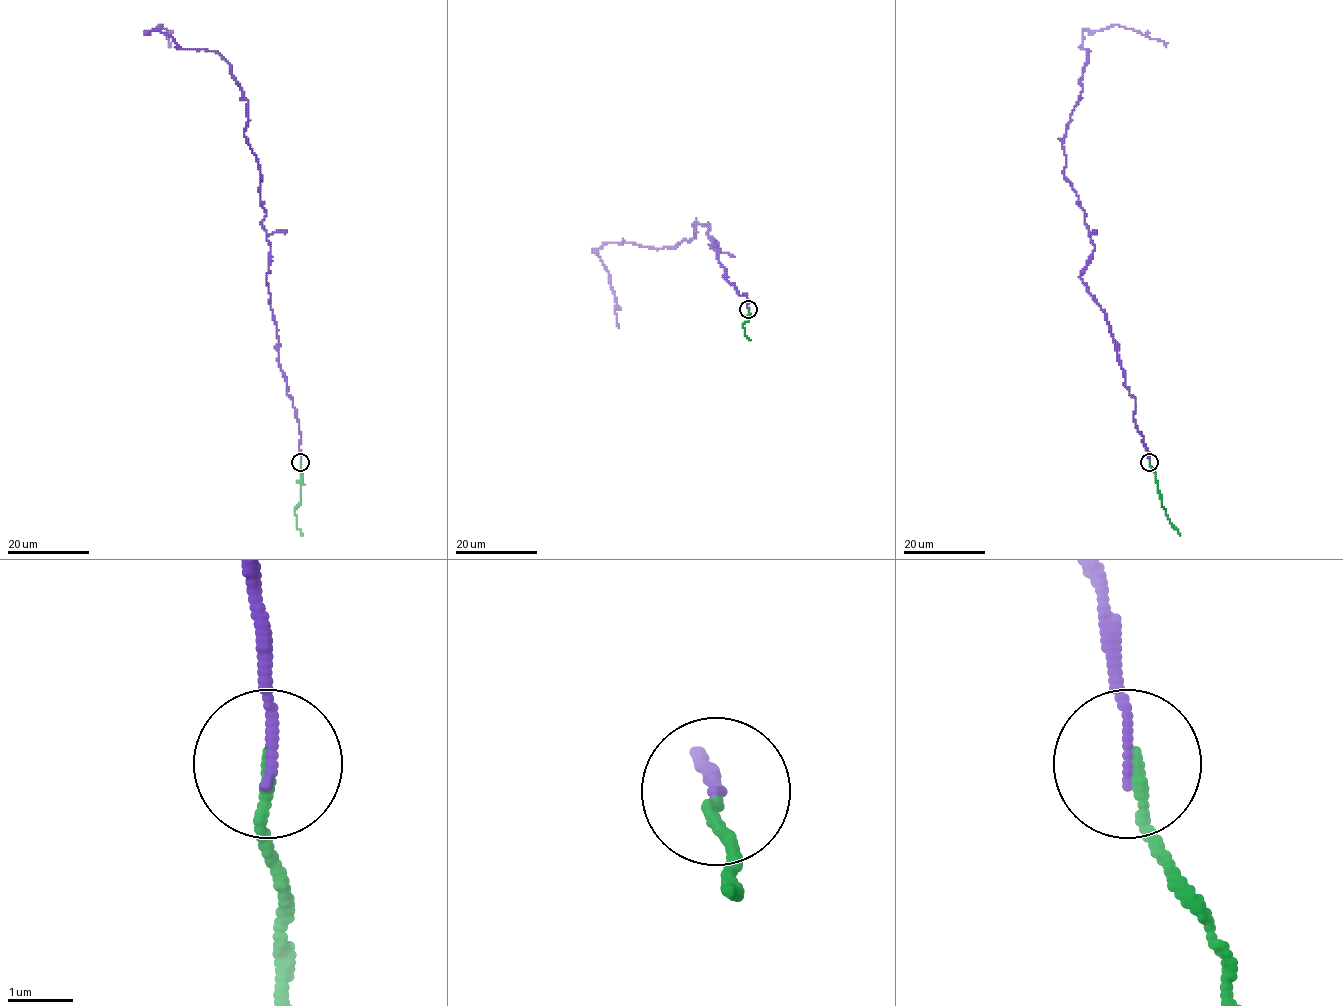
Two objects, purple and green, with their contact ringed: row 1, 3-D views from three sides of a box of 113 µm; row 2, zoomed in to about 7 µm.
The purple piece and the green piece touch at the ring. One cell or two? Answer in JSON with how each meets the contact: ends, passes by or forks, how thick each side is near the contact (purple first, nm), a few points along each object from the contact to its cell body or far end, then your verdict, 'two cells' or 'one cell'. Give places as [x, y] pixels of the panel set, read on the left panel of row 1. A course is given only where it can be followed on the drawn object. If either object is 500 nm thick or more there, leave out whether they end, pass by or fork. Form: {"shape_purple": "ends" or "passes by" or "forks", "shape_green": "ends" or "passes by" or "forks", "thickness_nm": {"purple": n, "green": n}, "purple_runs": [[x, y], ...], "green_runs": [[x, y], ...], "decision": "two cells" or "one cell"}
{"shape_purple": "ends", "shape_green": "ends", "thickness_nm": {"purple": 140, "green": 180}, "purple_runs": [[300, 461], [247, 100], [219, 53], [150, 31], [161, 25], [171, 47]], "green_runs": [[300, 461], [301, 502], [295, 508], [295, 514], [301, 536]], "decision": "one cell"}

